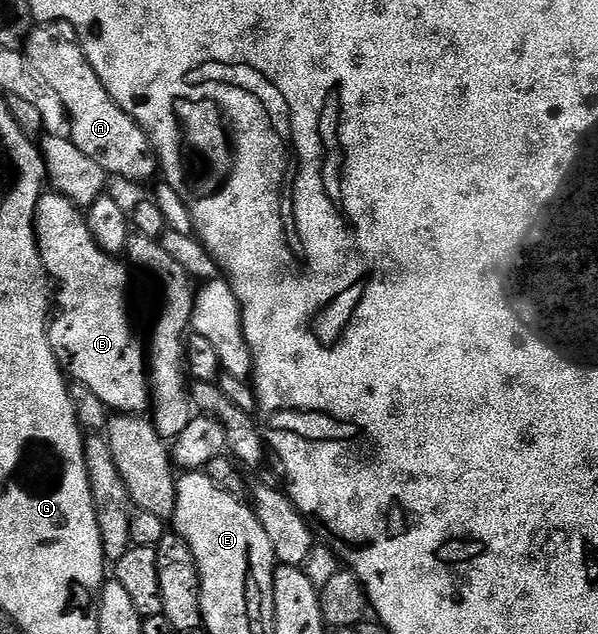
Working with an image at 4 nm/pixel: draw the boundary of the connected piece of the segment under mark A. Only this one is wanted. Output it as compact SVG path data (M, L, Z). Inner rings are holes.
M49 22L34 27L23 51L35 65L35 70L47 78L55 94L63 98L63 106L69 111L69 125L73 127L73 144L79 146L91 162L99 162L110 177L122 176L125 180L149 180L159 172L157 149L148 134L113 101L80 43L60 23Z

